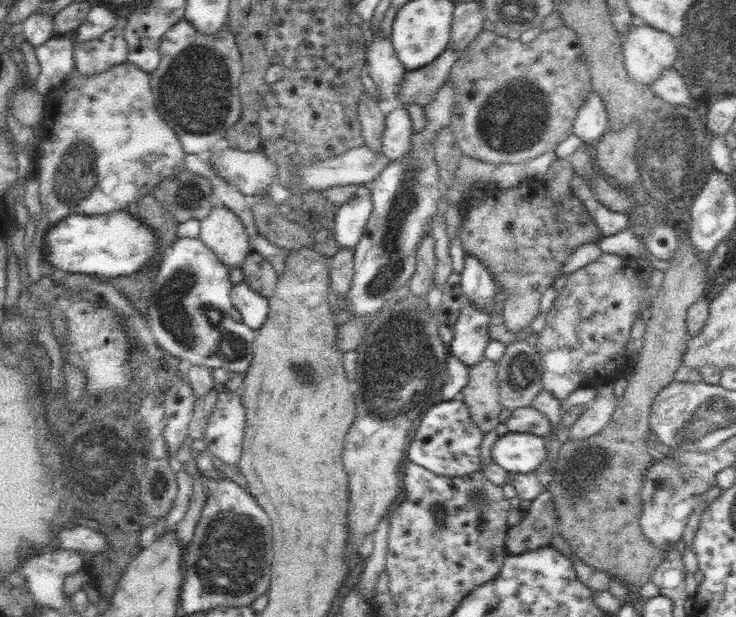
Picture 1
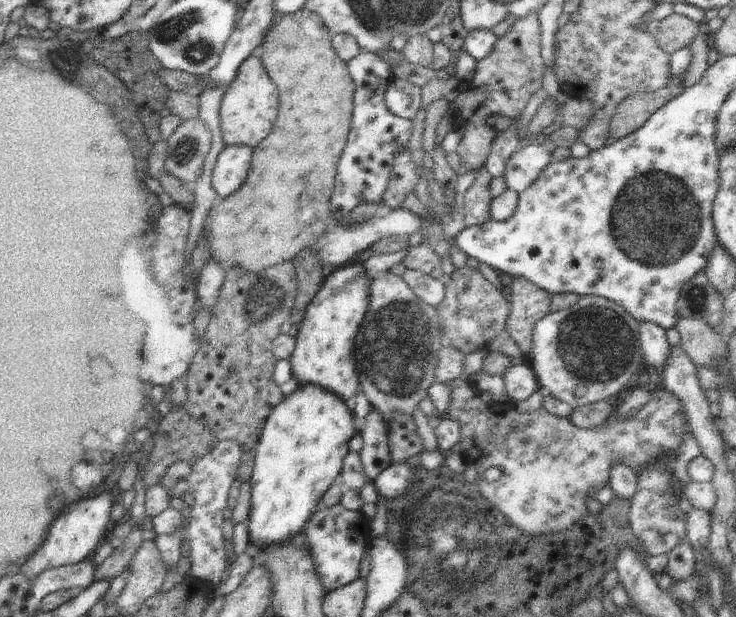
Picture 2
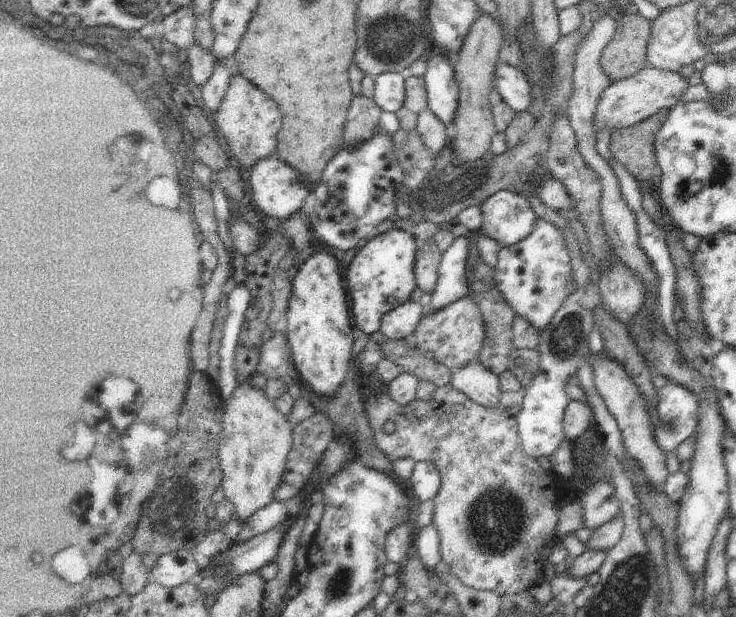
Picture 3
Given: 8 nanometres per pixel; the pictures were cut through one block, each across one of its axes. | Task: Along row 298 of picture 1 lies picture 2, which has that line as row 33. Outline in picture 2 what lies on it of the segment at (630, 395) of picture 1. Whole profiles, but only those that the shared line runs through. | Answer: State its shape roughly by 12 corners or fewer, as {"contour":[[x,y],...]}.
{"contour":[[672,13],[654,34],[671,55],[694,42],[704,25]]}

